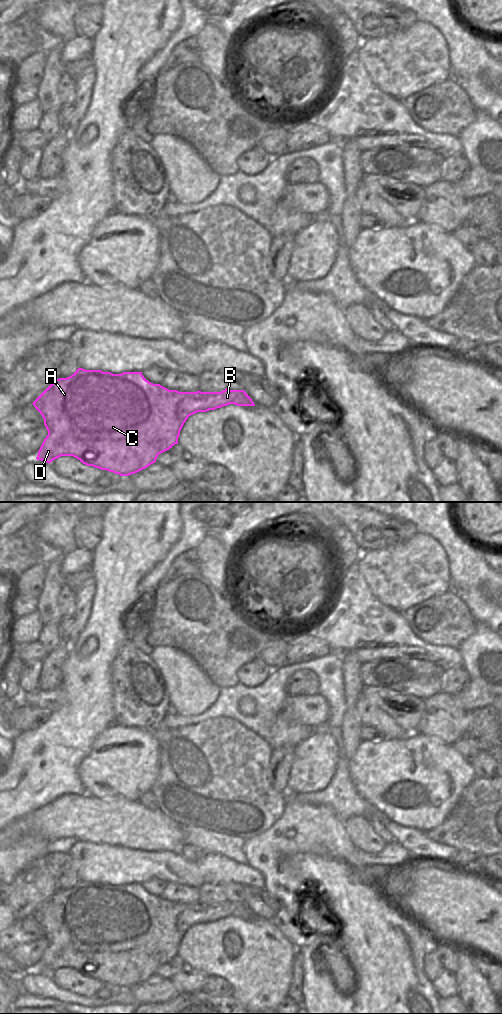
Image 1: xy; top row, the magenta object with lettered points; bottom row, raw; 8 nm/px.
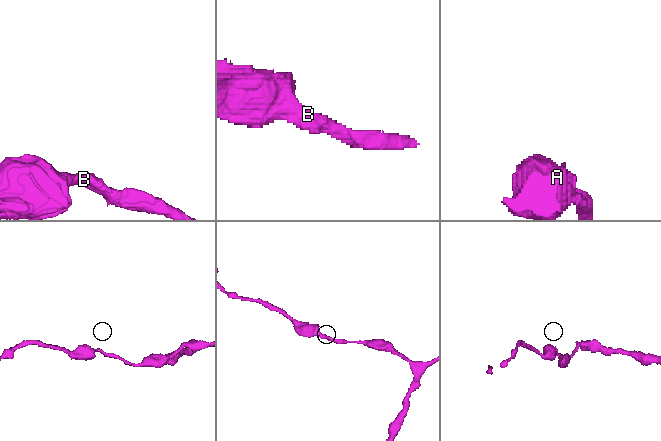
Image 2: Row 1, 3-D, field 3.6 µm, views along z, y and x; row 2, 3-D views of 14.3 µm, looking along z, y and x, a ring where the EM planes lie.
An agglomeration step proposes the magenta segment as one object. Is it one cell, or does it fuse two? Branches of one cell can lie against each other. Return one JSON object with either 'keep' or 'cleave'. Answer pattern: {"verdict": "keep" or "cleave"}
{"verdict": "keep"}

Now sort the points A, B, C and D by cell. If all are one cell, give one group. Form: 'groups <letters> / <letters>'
groups A B C D

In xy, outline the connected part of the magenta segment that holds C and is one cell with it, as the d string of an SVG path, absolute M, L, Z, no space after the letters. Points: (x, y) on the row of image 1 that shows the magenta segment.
M78 368L71 376L52 382L32 403L42 415L48 435L36 457L51 463L61 456L73 456L87 466L107 470L120 476L135 474L156 462L159 454L178 444L180 431L189 416L215 410L229 404L255 406L244 390L221 392L179 392L149 382L142 372L113 374L101 370Z

